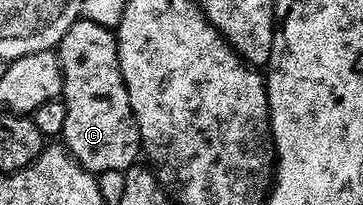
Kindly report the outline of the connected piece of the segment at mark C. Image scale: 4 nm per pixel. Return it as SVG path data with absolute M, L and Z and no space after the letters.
M78 18L69 27L67 34L63 34L55 51L61 63L60 99L64 100L67 106L67 119L63 121L60 139L69 155L77 161L79 166L83 166L94 174L107 170L124 172L125 169L138 163L141 152L141 135L133 117L127 86L123 82L116 35L110 29L99 26L99 22Z

